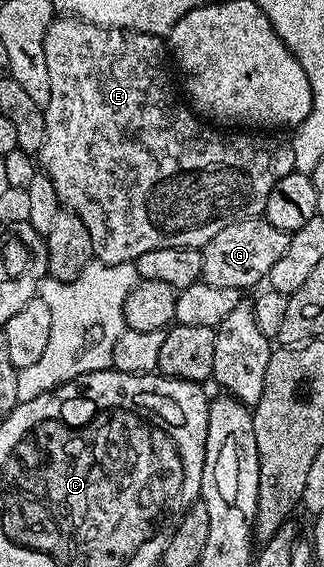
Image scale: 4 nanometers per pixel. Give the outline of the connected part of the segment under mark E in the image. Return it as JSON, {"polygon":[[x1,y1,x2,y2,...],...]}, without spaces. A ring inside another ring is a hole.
{"polygon":[[55,17,48,25,48,33,44,37,44,61,48,61,48,81,52,85,52,93,48,105,44,108,46,132,40,152,40,167,50,178,52,185,56,185,56,193,63,208,74,211,76,217,84,221,88,229,88,237,92,237,94,259,99,263,134,263,141,255,152,249,168,249,169,247,201,249,206,246,207,241,216,237,216,233,220,233,220,229,241,219,261,216,266,210,268,193,272,193,272,185,276,185,280,177,288,177,288,173,295,171,296,151,291,144,290,148,288,144,281,143,278,139,269,139,266,136,269,134,266,133,221,135,220,132,205,127,210,125,203,122,184,102,176,86,171,64,168,62,167,44,157,35,146,35,143,31,132,31,120,27,99,27,97,23,89,23,86,19,77,17]]}

